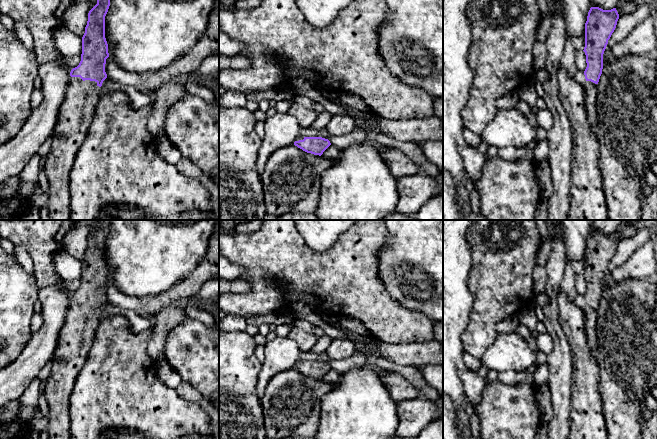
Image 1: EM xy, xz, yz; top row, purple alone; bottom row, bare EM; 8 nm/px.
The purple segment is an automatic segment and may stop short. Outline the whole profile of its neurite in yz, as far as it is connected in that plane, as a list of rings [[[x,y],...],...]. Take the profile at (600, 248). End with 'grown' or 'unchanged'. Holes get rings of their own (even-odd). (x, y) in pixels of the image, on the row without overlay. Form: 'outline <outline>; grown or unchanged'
outline [[[591,231],[585,247],[585,271],[587,291],[584,295],[585,333],[590,350],[595,354],[597,337],[597,308],[603,293],[603,278],[612,257],[614,256],[619,238],[616,232],[603,234]]]; grown

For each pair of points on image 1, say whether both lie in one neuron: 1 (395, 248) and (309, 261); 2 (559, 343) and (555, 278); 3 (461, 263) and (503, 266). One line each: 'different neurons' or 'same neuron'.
1: different neurons
2: same neuron
3: different neurons

